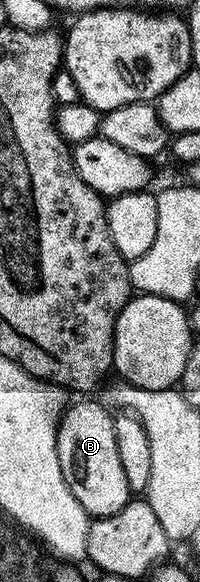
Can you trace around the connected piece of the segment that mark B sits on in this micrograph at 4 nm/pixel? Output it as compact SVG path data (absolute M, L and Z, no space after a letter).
M80 398L72 409L65 411L58 420L54 437L54 460L58 471L66 478L70 494L78 498L82 510L89 517L118 514L133 495L126 482L122 461L118 458L118 442L114 442L114 416L92 398Z

